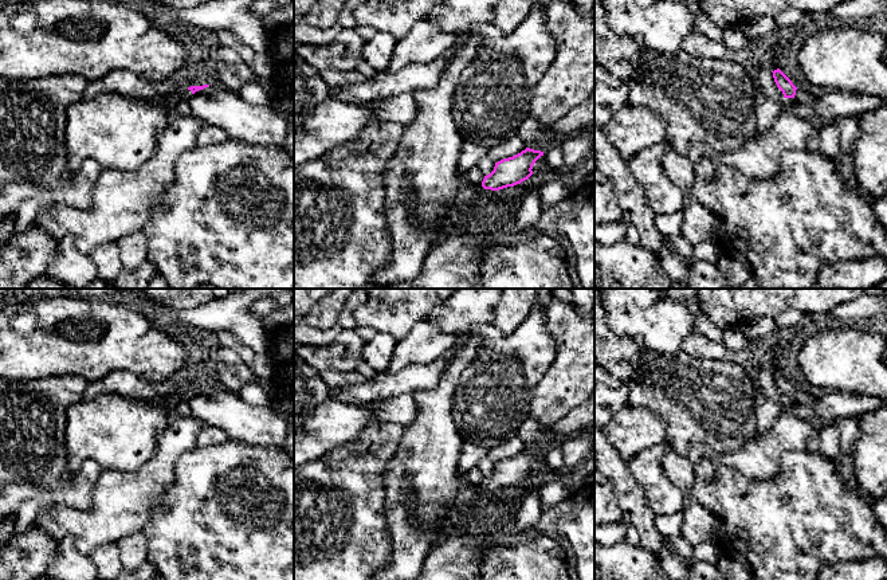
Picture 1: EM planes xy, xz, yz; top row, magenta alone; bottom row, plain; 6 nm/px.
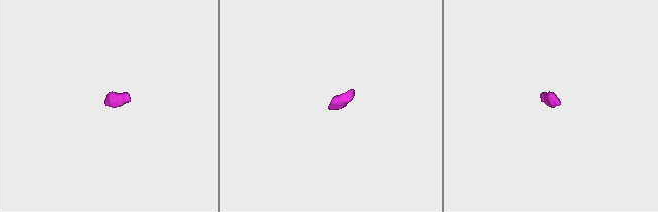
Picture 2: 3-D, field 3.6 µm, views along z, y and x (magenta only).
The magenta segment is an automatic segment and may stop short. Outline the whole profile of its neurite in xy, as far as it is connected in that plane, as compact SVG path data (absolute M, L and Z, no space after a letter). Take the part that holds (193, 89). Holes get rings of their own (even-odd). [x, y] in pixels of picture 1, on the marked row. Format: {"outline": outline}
{"outline": "M191 86L168 97L153 99L127 98L115 93L101 93L93 99L81 99L71 103L66 110L67 125L64 133L67 164L74 173L79 171L86 158L97 160L103 169L134 171L149 161L157 142L164 133L174 105L188 101L196 91L208 87Z"}

